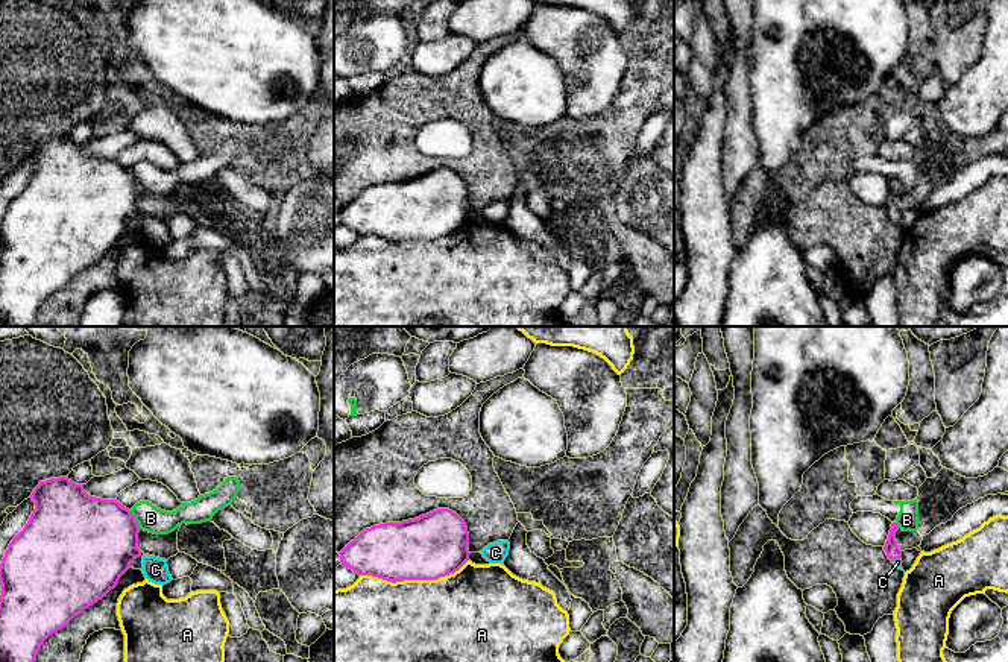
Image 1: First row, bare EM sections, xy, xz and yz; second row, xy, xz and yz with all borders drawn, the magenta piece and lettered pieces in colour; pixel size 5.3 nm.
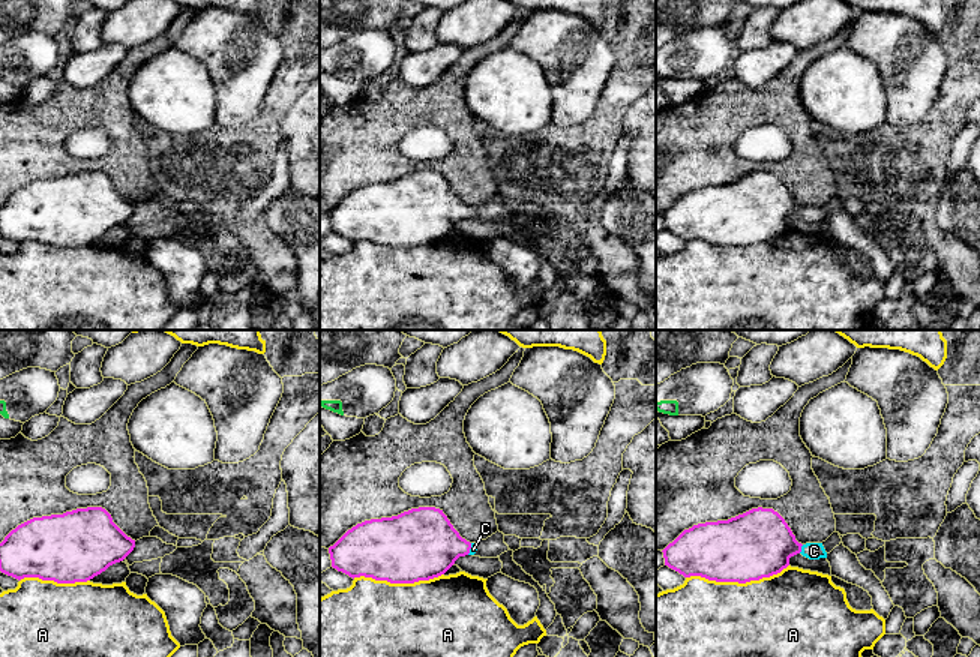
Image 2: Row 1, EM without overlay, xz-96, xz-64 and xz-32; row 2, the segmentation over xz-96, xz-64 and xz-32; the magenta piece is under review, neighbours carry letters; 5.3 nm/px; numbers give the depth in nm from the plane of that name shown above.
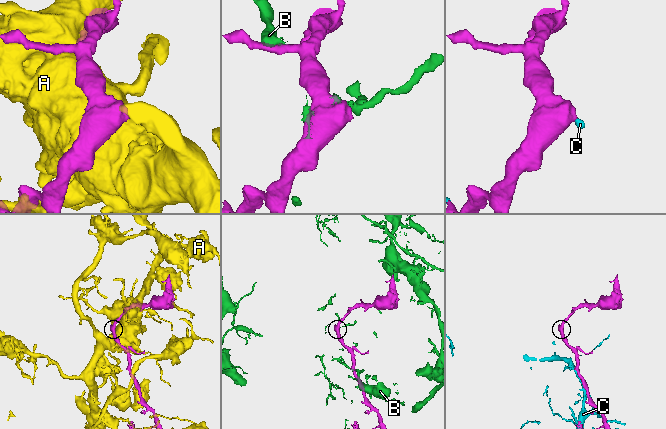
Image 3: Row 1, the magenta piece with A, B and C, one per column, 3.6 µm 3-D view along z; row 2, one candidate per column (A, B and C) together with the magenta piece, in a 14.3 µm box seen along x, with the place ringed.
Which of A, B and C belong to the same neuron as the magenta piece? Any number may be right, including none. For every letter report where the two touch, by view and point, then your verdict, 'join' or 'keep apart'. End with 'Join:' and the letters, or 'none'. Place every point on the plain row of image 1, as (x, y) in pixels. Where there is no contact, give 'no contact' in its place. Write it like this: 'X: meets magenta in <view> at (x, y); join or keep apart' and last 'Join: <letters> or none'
A: meets magenta in xz at (413, 239); keep apart
B: meets magenta in xy at (134, 179); keep apart
C: meets magenta in yz at (896, 219); join
Join: C

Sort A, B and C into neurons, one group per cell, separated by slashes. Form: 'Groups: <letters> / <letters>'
Groups: A / B / C

